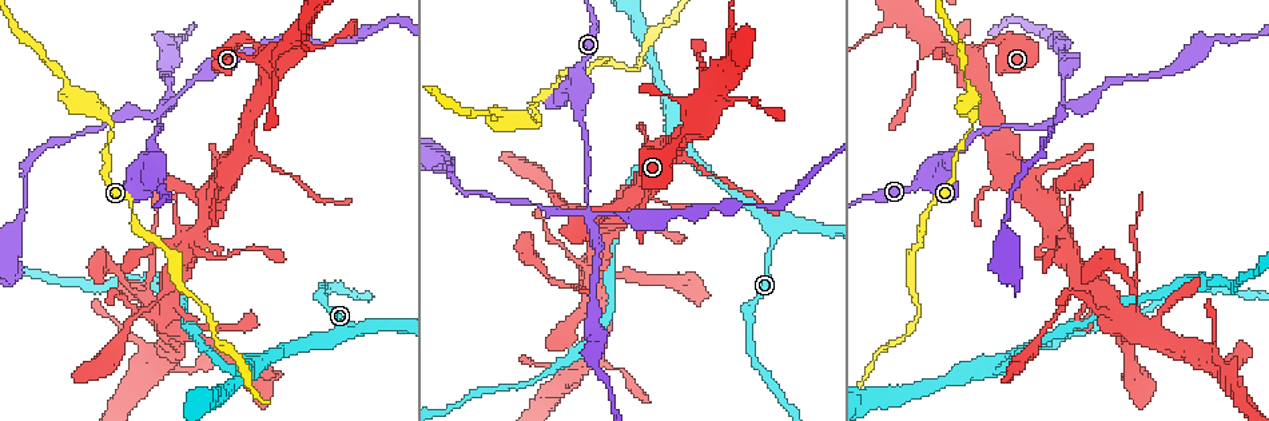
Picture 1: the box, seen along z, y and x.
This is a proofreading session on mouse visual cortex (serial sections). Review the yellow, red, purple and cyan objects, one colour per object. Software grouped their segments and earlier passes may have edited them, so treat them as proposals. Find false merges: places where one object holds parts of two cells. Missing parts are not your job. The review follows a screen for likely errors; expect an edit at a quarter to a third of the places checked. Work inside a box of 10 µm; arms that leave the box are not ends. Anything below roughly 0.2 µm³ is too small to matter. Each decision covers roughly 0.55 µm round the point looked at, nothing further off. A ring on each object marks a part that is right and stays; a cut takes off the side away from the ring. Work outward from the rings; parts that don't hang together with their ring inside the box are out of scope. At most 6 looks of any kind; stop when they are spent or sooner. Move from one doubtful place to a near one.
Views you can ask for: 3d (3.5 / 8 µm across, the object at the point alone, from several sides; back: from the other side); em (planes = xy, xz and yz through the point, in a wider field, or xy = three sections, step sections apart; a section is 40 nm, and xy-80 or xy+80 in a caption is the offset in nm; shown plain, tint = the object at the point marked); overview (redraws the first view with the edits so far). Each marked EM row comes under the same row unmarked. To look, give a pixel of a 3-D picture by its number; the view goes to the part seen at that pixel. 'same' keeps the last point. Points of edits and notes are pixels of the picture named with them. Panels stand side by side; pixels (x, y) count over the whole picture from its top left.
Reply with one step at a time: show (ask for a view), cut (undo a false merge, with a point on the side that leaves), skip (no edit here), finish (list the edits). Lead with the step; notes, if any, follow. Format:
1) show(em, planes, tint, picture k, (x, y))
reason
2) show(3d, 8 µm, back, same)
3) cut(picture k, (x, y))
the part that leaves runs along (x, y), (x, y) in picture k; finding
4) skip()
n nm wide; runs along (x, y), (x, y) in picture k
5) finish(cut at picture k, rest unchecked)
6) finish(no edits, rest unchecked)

show(3d, 3.5 µm, back, picture 1, (113, 127))
sharp bend

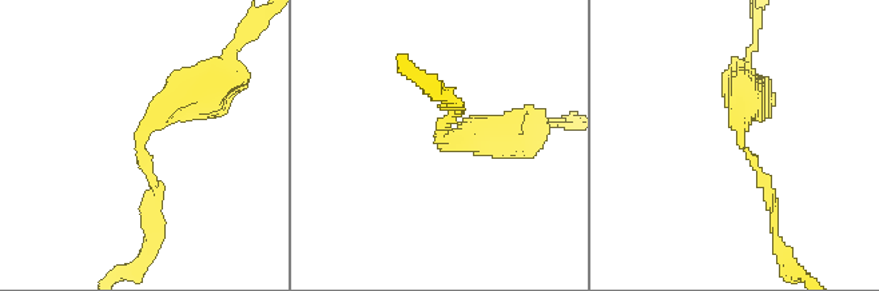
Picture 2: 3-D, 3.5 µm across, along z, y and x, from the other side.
show(em, xy, step 1, tint, picture 2, (736, 144))

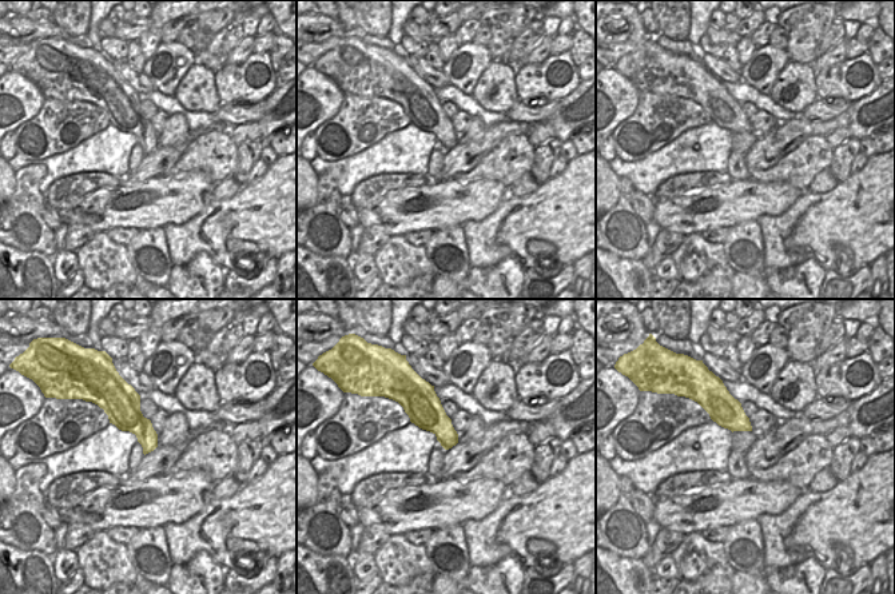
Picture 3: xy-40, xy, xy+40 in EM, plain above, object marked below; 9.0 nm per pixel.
skip()
arms of 150, 400 nm; runs along (150, 219), (142, 132), (207, 84) in picture 2; one cell here

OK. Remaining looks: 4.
show(3d, 8 µm, picture 1, (1051, 121))
looks like a crossing

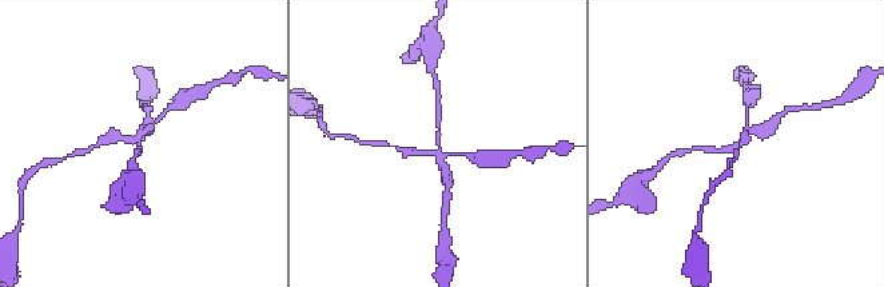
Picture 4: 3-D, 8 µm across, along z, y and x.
show(em, xy, step 5, tint, same)
4 arms; arms of 150, 200, 200, 250 nm; need the tissue

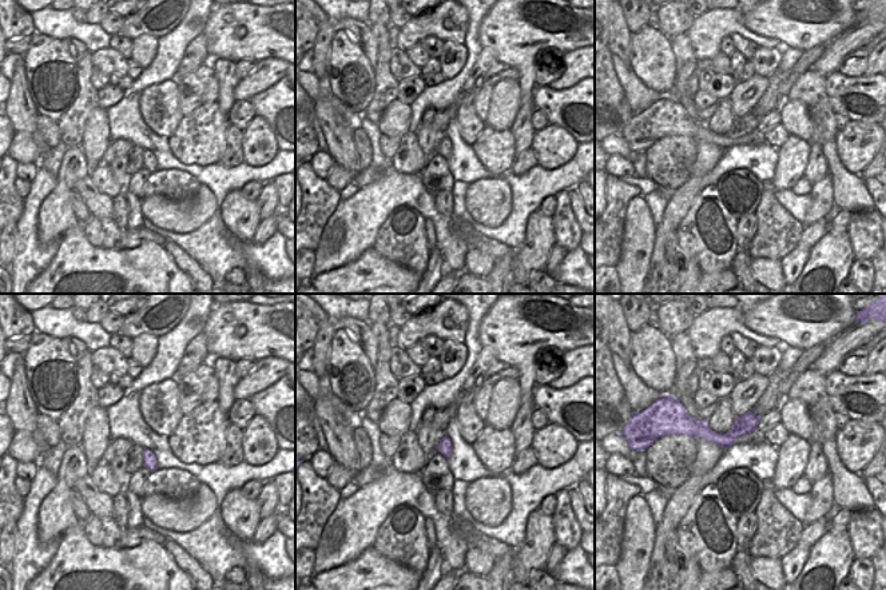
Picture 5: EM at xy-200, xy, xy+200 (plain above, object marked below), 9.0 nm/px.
cut(picture 4, (114, 134))
the part that leaves runs along (140, 136), (172, 104), (183, 99) in picture 4; two cells meet here

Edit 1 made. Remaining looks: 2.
finish(cut at picture 4, rest unchecked)

